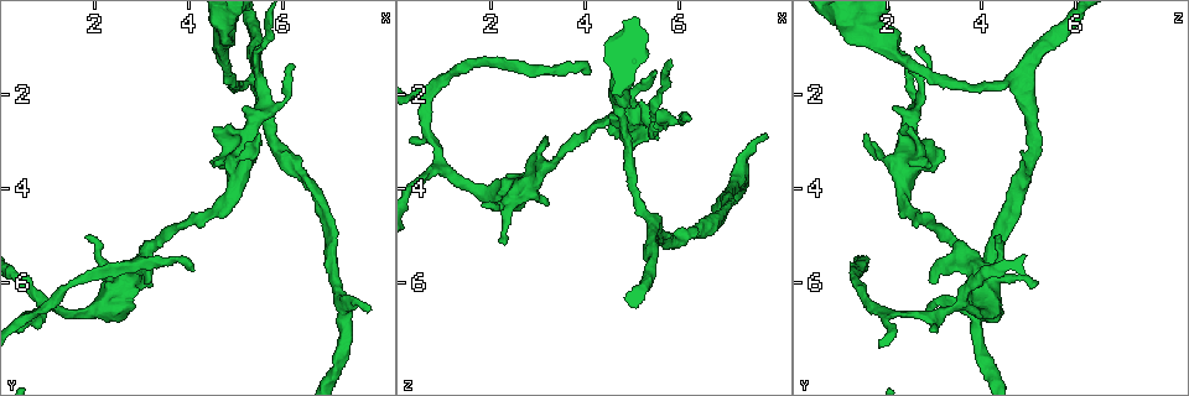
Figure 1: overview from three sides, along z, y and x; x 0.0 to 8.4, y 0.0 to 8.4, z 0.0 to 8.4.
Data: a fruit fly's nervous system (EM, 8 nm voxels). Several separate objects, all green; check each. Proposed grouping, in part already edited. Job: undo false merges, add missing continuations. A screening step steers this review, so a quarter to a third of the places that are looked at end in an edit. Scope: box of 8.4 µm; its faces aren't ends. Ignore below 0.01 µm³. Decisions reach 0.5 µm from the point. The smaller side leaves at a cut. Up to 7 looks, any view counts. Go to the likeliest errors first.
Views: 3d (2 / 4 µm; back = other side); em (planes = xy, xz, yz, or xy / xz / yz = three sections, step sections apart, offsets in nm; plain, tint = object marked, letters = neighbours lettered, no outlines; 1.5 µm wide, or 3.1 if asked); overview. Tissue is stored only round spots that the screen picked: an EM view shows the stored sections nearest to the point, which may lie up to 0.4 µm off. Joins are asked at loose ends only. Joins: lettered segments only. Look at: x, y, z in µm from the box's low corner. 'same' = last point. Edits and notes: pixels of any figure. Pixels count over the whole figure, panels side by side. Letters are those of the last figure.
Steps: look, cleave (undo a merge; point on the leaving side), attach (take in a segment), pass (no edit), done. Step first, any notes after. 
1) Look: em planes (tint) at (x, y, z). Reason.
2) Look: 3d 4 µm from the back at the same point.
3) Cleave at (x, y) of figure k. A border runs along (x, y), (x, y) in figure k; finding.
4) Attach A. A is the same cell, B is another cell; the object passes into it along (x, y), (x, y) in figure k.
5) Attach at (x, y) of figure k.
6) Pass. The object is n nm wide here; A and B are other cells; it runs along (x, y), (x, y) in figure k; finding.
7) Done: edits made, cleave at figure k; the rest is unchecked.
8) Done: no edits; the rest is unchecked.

Look: 3d 4 µm at (7.85, 6.50, 2.85). Branch stops here.

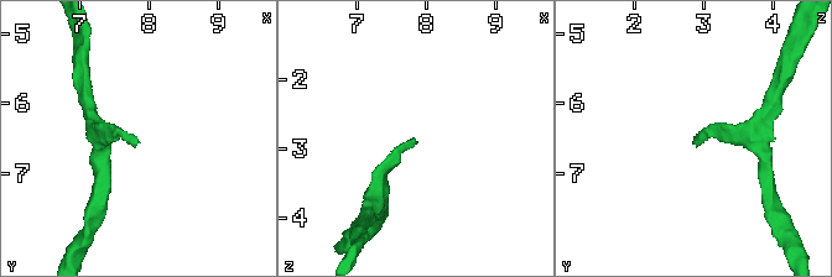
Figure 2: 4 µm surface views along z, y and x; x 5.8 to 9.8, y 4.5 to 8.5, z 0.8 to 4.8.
Look: em yz step 4 (plain) at (7.85, 6.55, 2.85).

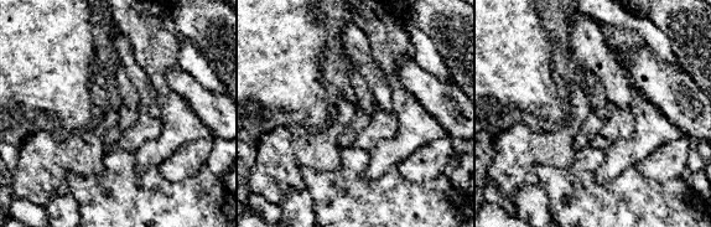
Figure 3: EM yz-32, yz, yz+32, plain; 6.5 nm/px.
Look: em yz step 4 (letters) at the same point. See the neighbours.

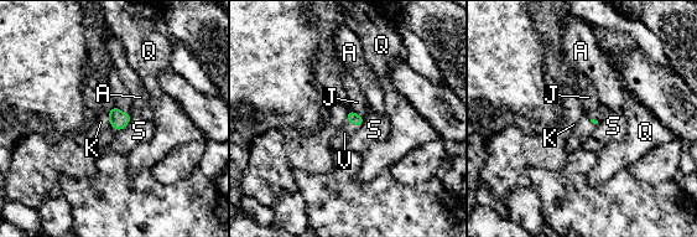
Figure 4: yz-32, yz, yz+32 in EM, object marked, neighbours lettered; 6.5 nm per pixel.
Attach V. V is the same cell, A, J, K, Q and S are other cells; the object passes into it along (353, 118), (353, 124), (344, 133) in figure 4; the cell continues.

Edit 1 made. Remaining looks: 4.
Look: 3d 2 µm at (4.05, 5.75, 1.55). Thin end.

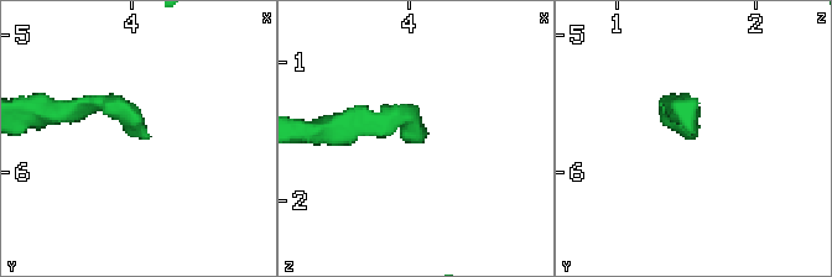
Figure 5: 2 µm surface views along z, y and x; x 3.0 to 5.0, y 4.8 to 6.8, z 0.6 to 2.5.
Look: em planes (letters) at (4.12, 5.74, 1.58).

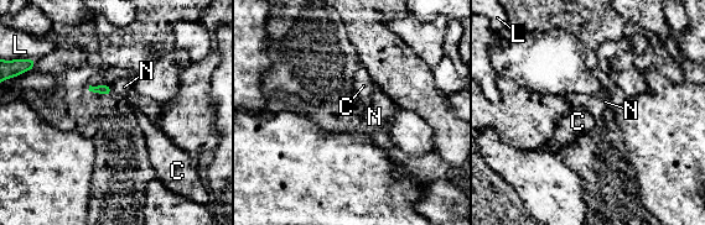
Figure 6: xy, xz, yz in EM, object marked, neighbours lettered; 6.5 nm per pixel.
Pass. C, L and N are other cells; none of them fits.

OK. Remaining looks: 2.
Look: em xy step 4 (tint) at (5.55, 3.00, 2.90).

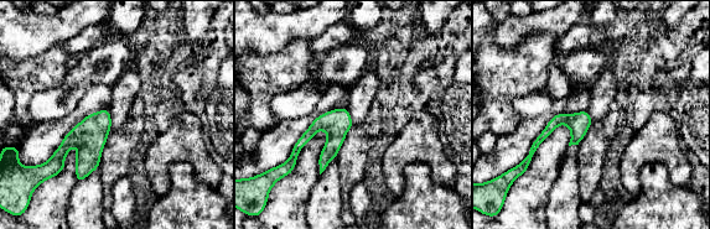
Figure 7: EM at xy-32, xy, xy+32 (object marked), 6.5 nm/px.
Look: em planes (letters) at the same point.

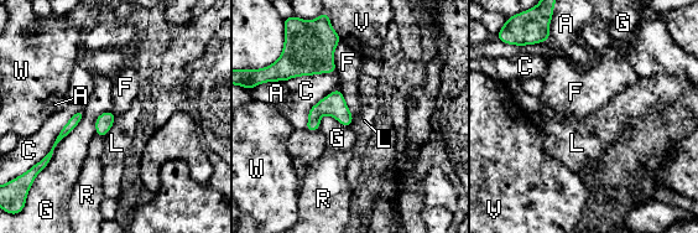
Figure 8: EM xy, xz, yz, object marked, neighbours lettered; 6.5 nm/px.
Pass. A, C, F, G, L, R, V and W are other cells; a border runs along (339, 41), (334, 50), (336, 71) in figure 8; no lettered segment goes on from it.

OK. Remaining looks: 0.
Done: edits made, attach at figure 4; the rest is unchecked.

